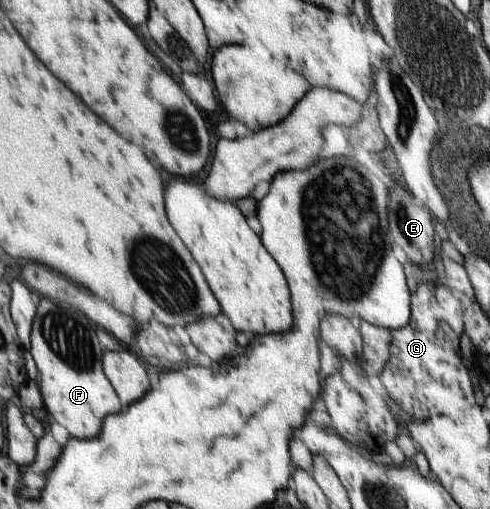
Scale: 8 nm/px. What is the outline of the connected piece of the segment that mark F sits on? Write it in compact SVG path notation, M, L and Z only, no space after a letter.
M44 296L35 316L31 352L38 365L44 407L79 439L97 438L104 430L107 416L127 410L106 373L106 349L99 338L99 327L95 322L91 324L91 318L79 308L72 309Z

